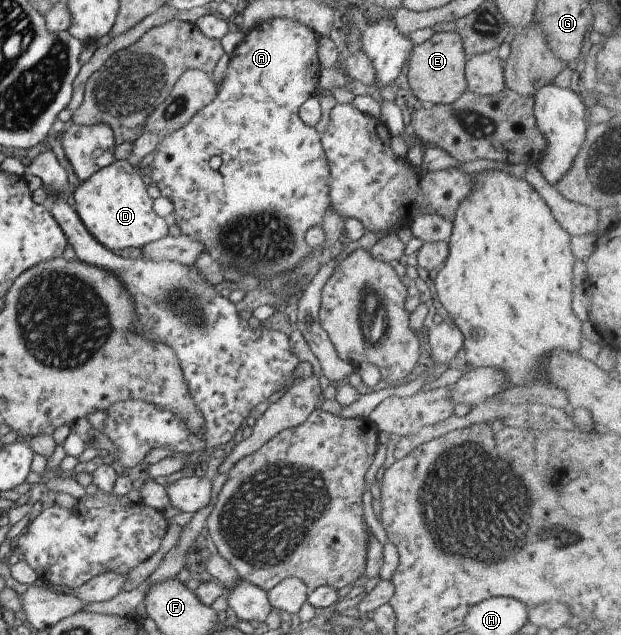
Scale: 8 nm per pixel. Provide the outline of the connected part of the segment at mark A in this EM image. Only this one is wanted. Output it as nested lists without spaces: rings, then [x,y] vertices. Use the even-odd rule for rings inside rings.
[[[283,16],[274,17],[257,24],[245,33],[242,41],[237,44],[229,54],[230,61],[226,69],[223,83],[216,90],[216,96],[211,103],[203,106],[183,127],[169,132],[165,137],[160,137],[154,150],[152,163],[148,166],[149,177],[155,183],[159,193],[171,201],[173,210],[170,220],[179,227],[181,234],[189,239],[199,242],[204,252],[224,269],[226,265],[235,265],[235,269],[252,276],[254,286],[274,284],[287,272],[301,266],[301,261],[310,254],[311,248],[305,241],[306,231],[313,226],[320,225],[323,211],[328,209],[329,170],[325,159],[324,149],[320,142],[320,136],[314,128],[305,125],[298,116],[301,104],[317,89],[316,79],[319,71],[318,55],[316,52],[317,34],[306,25]]]

